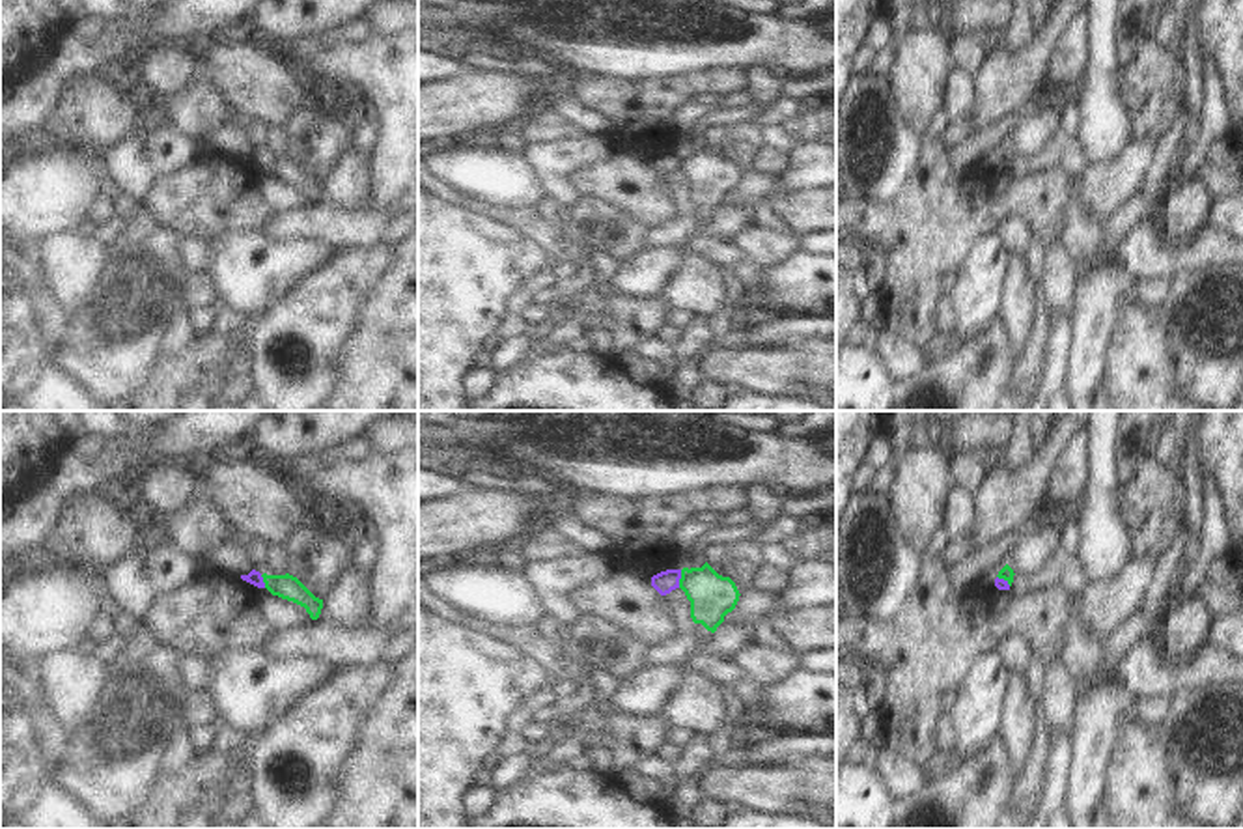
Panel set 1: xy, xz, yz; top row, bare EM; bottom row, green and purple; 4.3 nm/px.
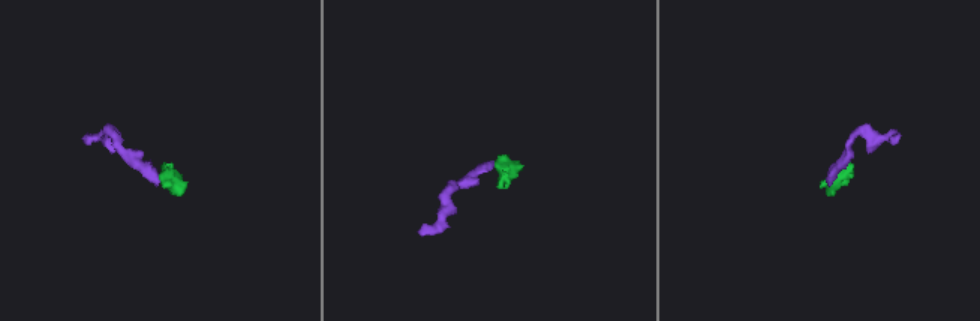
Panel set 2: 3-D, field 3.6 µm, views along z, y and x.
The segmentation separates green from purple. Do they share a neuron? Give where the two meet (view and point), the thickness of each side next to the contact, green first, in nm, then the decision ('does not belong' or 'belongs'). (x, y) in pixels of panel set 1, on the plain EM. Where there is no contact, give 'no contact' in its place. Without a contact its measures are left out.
xz (680, 161) | 200/90 nm | does not belong

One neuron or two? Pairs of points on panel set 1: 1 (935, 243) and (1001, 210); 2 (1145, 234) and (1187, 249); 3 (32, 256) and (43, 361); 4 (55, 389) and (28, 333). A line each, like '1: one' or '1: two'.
1: one
2: one
3: one
4: one

